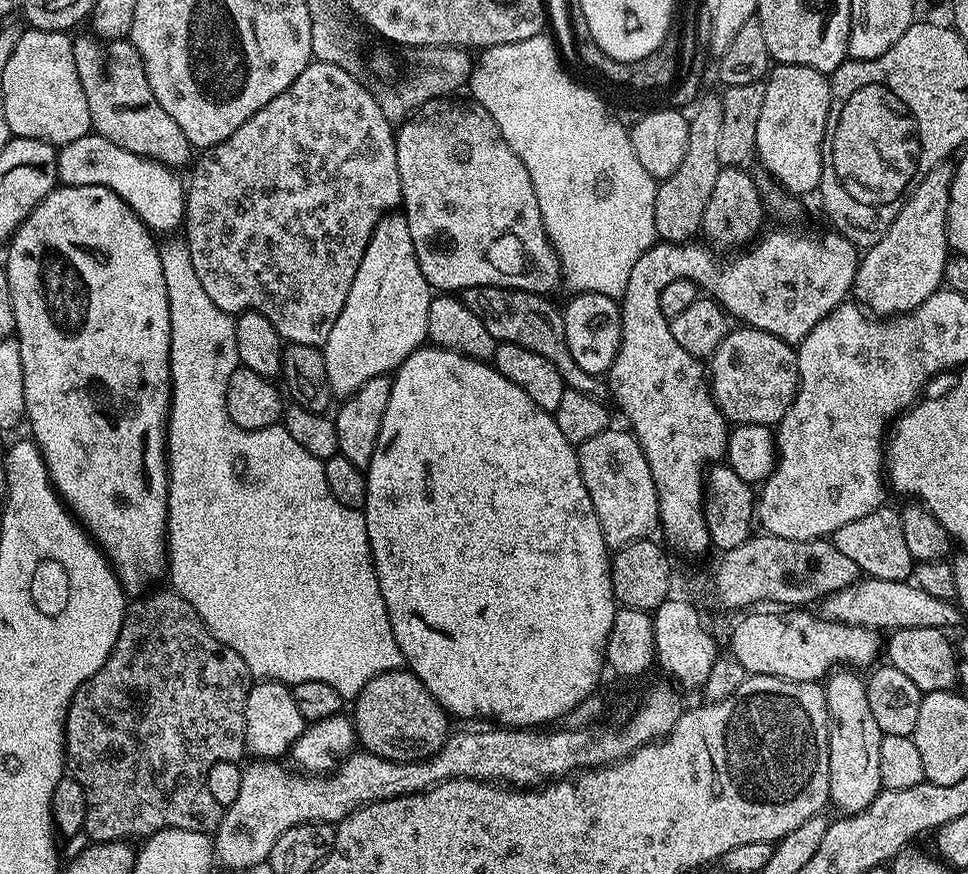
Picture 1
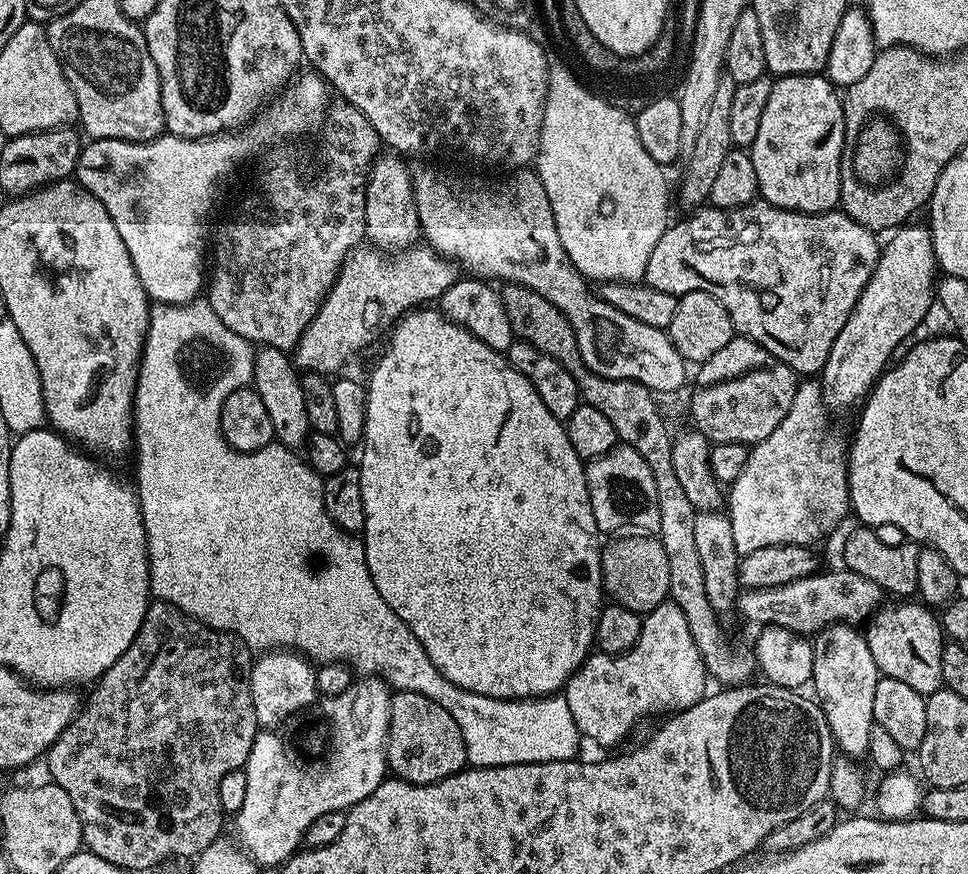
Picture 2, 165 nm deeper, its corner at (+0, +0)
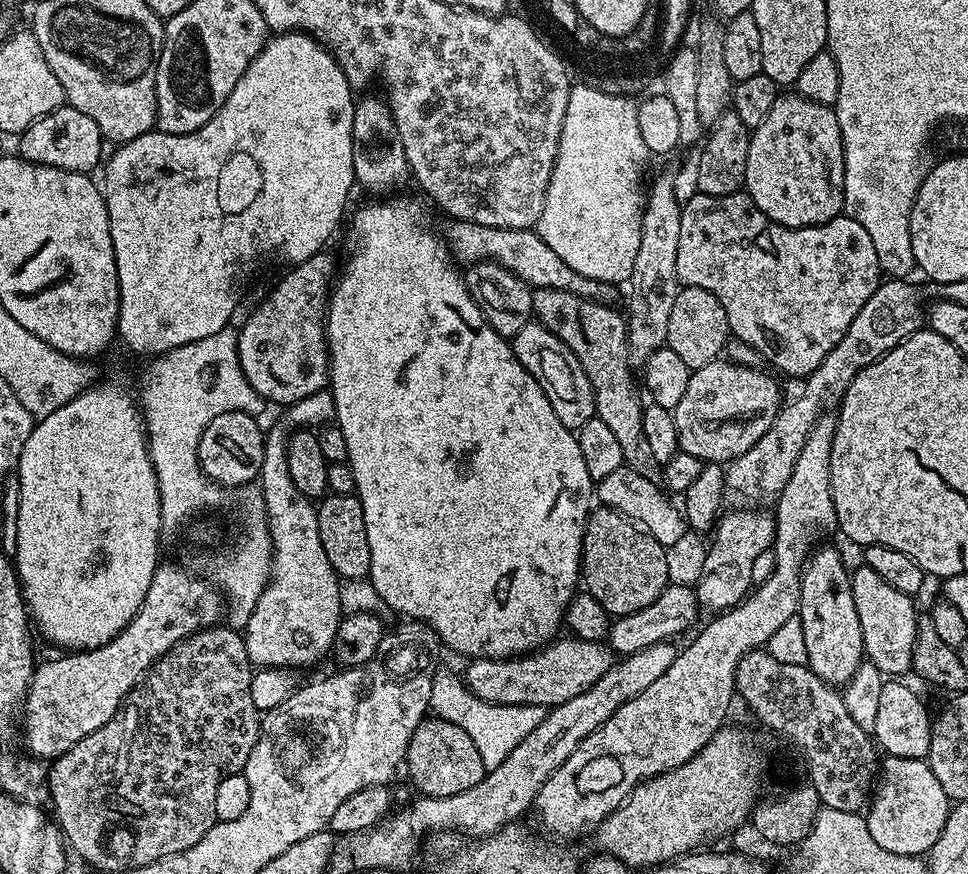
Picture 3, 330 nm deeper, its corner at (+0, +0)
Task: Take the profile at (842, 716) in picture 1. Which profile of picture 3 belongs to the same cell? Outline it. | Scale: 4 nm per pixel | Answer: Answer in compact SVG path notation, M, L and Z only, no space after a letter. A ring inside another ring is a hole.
M817 547L804 566L798 615L802 622L802 631L806 634L807 666L828 685L843 686L850 678L854 678L854 670L858 670L858 666L866 660L862 642L862 622L858 622L858 610L854 606L850 568L844 565L843 558L834 549L824 547Z

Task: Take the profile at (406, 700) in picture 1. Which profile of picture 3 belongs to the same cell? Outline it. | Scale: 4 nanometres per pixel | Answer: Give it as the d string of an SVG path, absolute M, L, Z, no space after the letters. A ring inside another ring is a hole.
M425 718L414 730L414 738L408 743L406 769L412 784L420 796L446 798L478 786L485 774L482 757L479 756L474 742L454 722L439 718Z

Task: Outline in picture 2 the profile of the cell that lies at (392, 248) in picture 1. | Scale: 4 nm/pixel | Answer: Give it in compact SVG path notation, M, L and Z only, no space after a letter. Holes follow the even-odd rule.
M385 154L377 155L376 159L373 160L371 168L368 169L368 181L366 182L366 236L369 241L375 247L382 248L385 250L403 250L405 248L412 247L413 244L417 243L417 240L421 237L420 231L420 219L418 218L418 210L416 209L416 203L414 202L414 190L412 189L412 174L409 165L404 165L405 161L396 154Z

